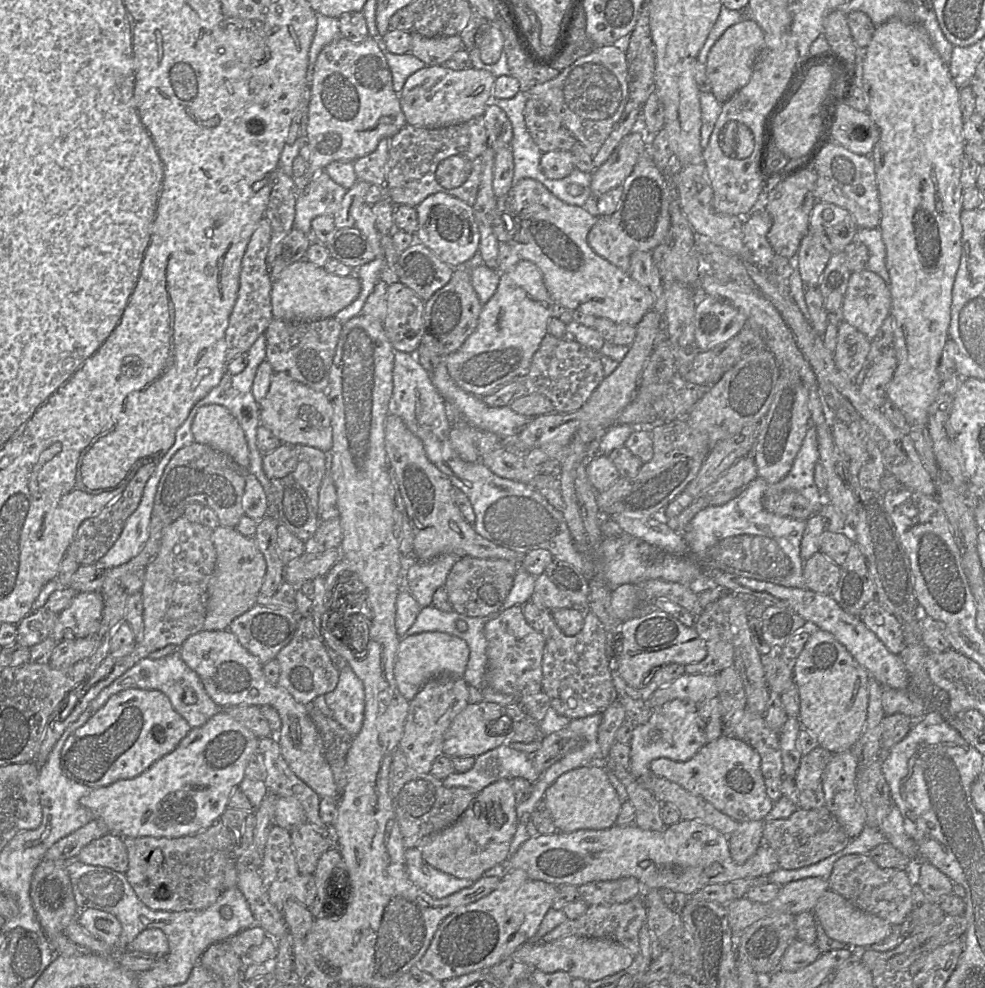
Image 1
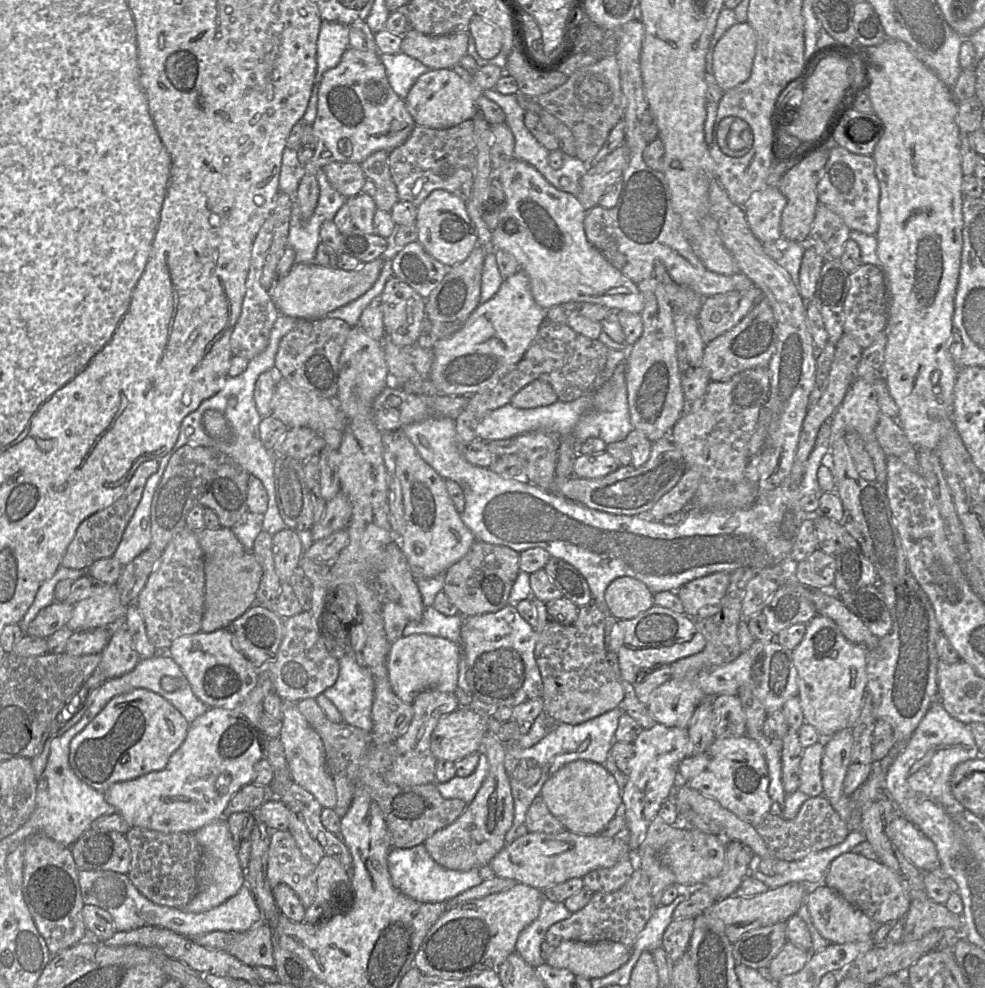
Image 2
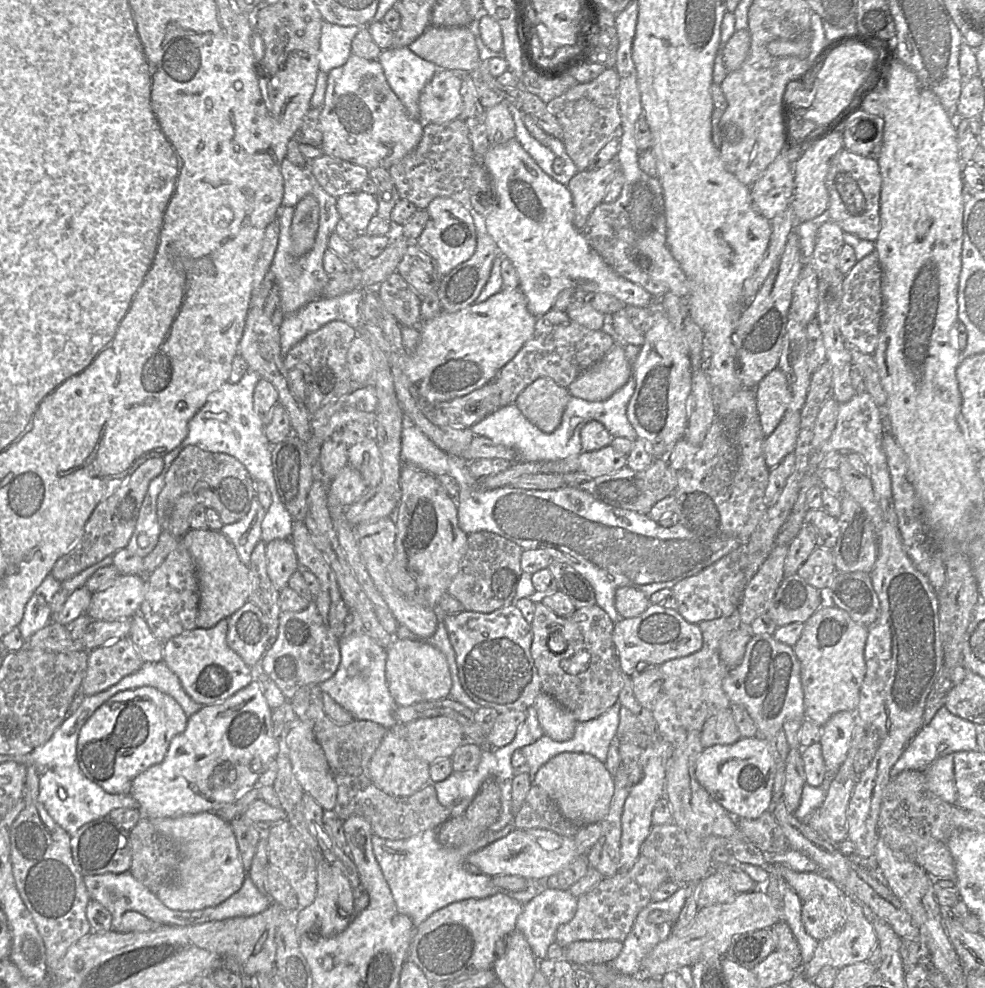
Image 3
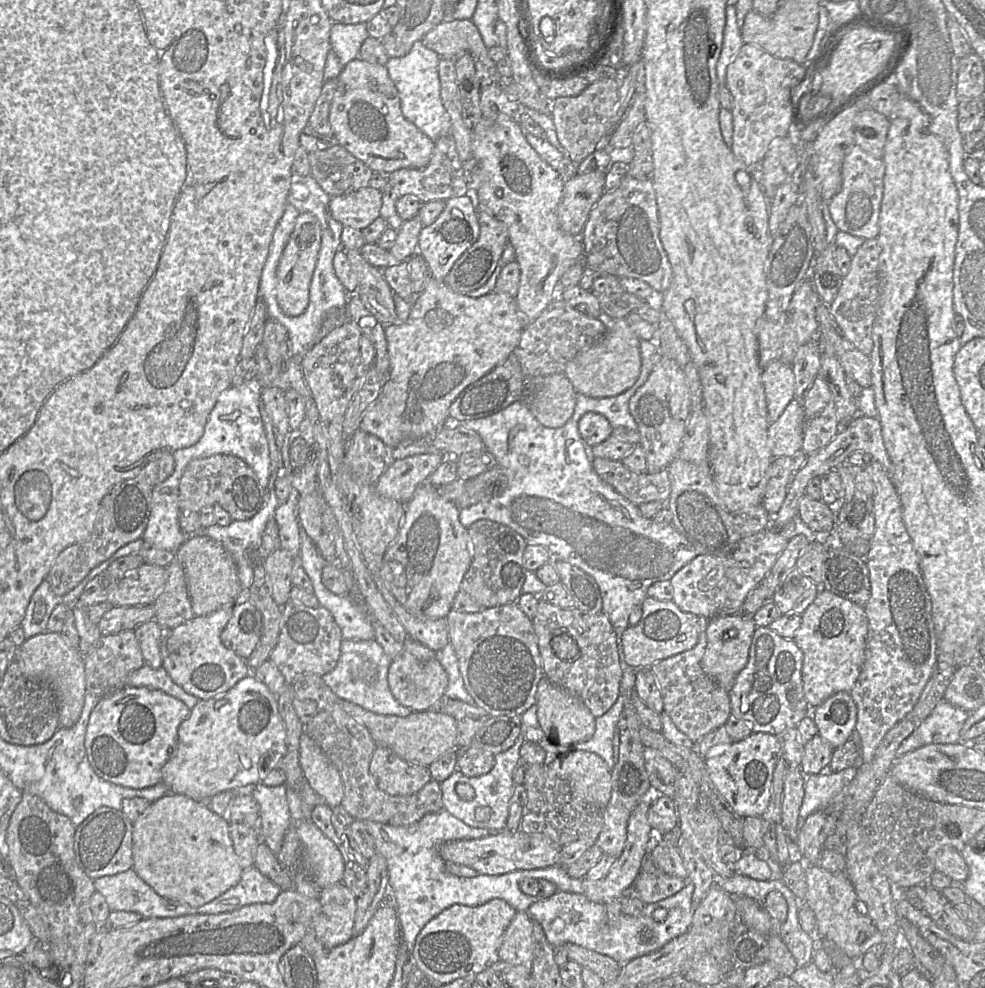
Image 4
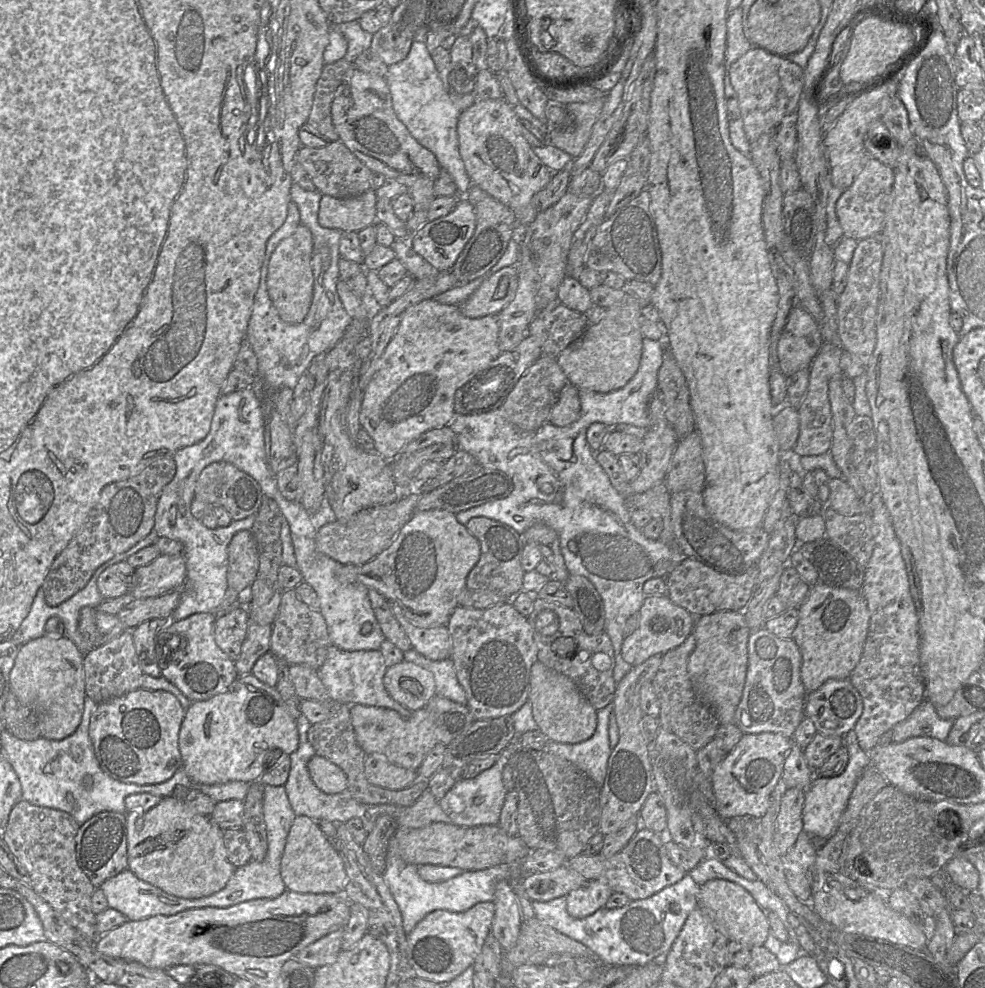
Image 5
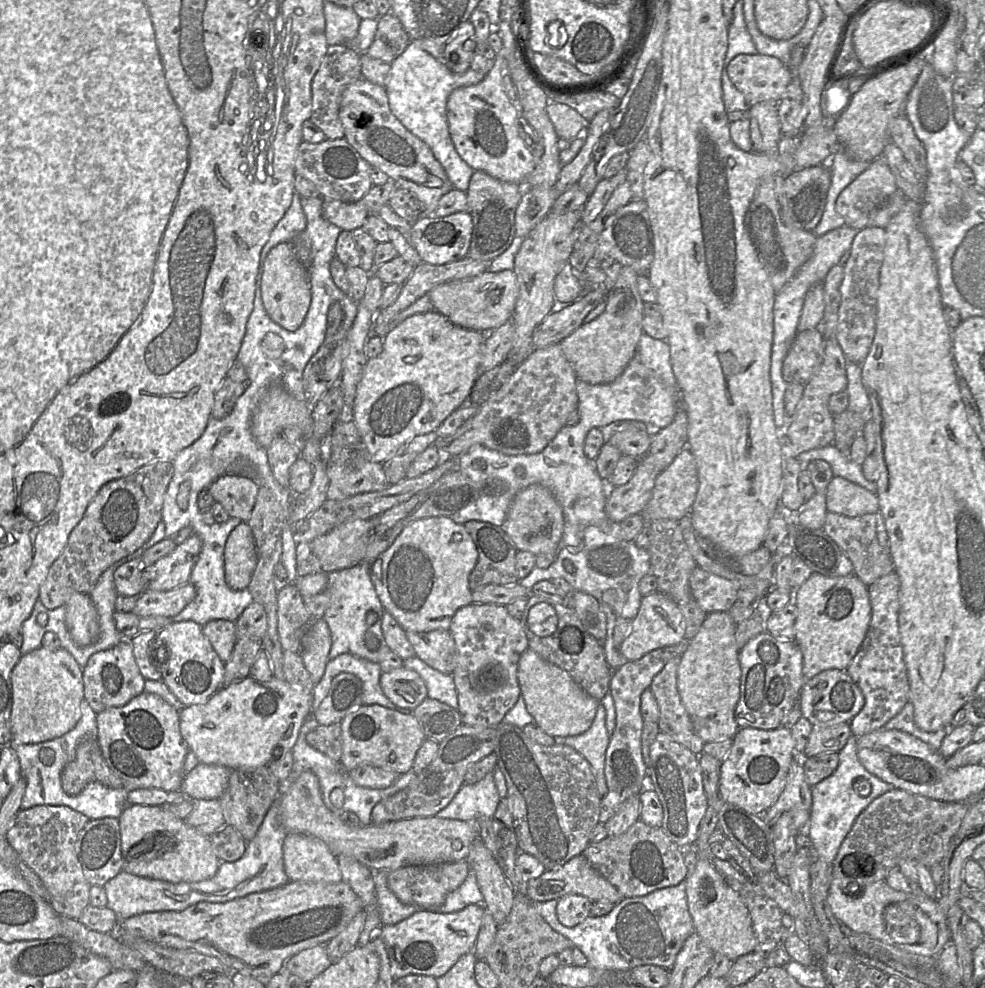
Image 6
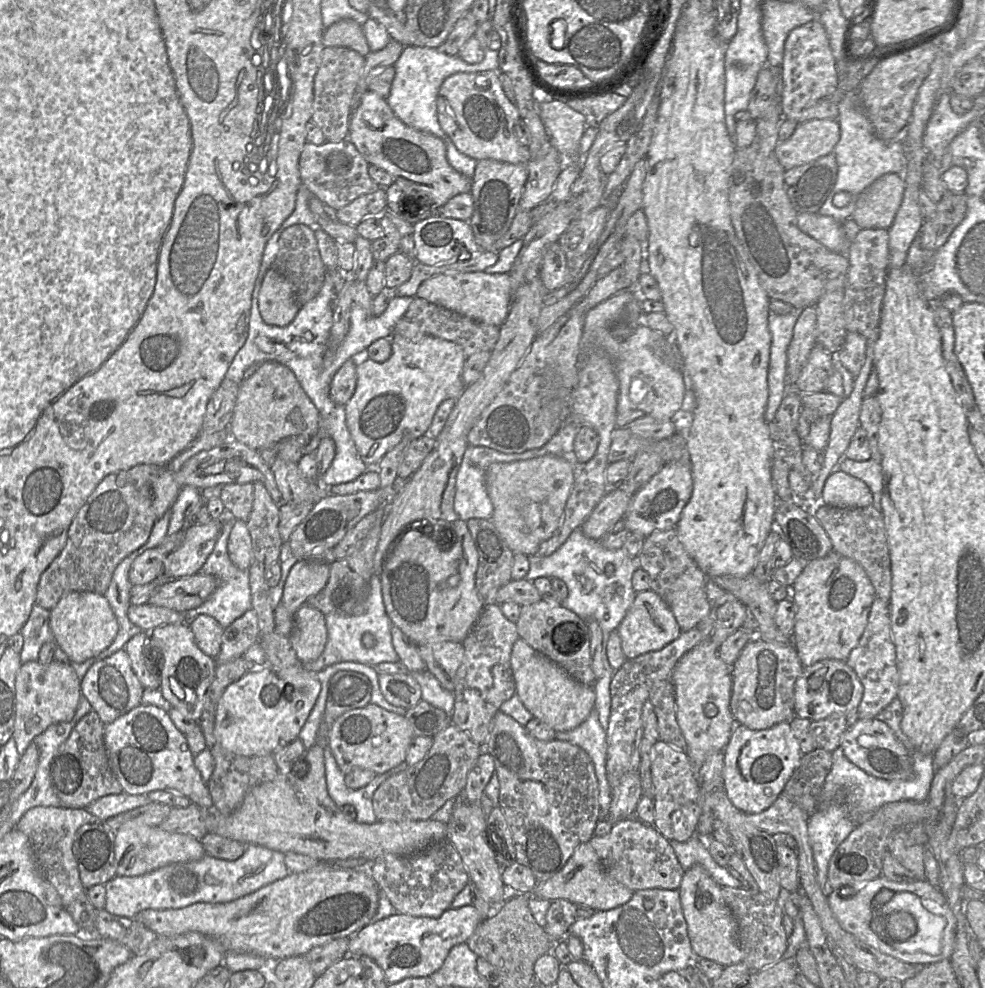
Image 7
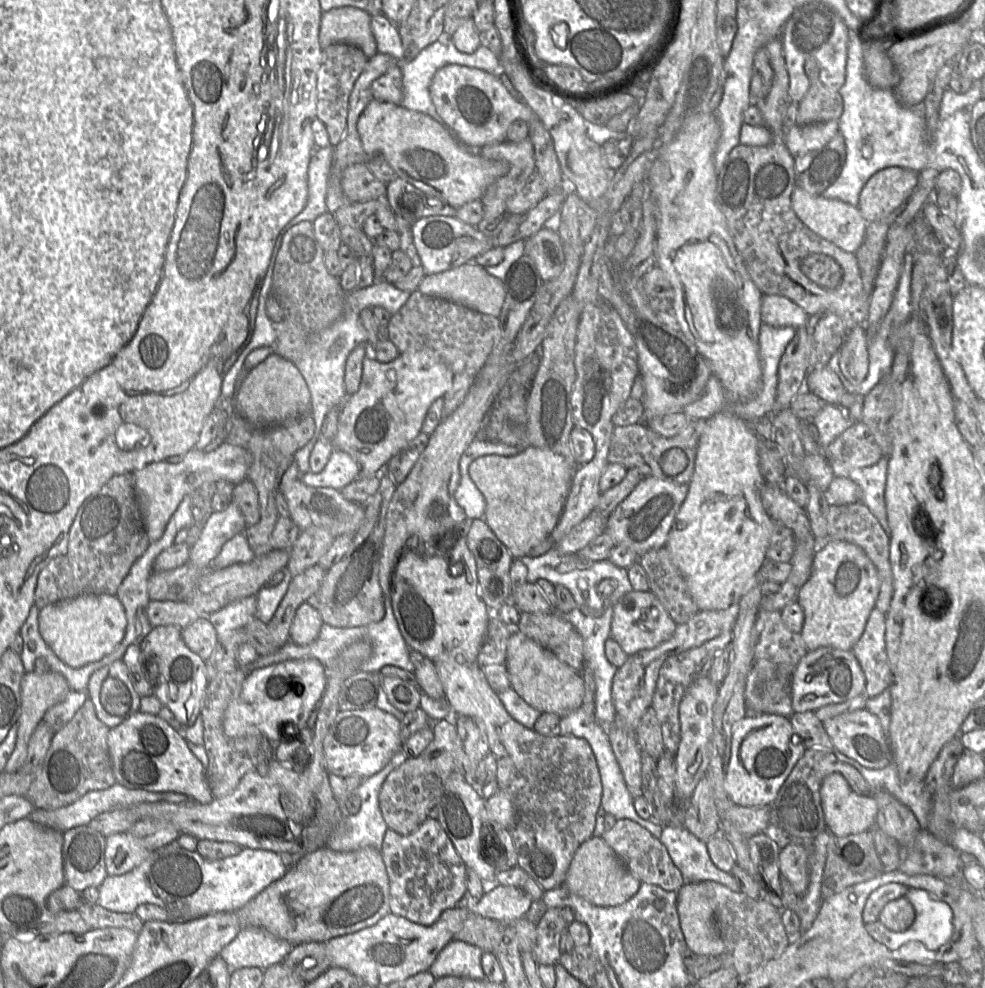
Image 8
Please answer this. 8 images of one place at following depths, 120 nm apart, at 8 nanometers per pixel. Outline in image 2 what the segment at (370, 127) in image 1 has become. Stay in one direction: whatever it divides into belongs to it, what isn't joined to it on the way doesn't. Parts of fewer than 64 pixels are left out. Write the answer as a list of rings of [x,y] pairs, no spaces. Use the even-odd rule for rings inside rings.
[[[347,48],[337,66],[327,70],[320,81],[318,89],[317,115],[312,124],[313,134],[317,146],[313,156],[304,165],[305,174],[299,182],[296,199],[299,204],[301,219],[307,221],[314,213],[319,197],[319,186],[316,179],[317,172],[331,162],[361,164],[372,153],[384,150],[390,152],[403,144],[416,126],[411,114],[408,112],[405,101],[392,89],[384,65],[378,51],[358,50]],[[346,138],[352,144],[351,155],[341,154],[338,148],[340,139]]]

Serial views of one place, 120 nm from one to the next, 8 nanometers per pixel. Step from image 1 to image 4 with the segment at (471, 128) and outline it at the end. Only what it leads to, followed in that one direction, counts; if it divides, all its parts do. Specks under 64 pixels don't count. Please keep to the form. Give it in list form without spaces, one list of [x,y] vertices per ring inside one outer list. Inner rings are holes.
[[[451,135],[440,137],[434,142],[434,150],[427,166],[394,171],[387,175],[387,182],[399,197],[414,195],[422,205],[433,200],[448,200],[466,196],[468,192],[462,165]]]

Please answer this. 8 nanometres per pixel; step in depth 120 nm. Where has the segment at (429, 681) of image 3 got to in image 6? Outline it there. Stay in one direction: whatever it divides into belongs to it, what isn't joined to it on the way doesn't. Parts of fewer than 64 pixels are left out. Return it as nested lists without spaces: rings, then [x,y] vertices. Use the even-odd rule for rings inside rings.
[[[404,666],[382,673],[380,686],[384,695],[395,705],[413,710],[427,697],[427,688],[418,673]]]

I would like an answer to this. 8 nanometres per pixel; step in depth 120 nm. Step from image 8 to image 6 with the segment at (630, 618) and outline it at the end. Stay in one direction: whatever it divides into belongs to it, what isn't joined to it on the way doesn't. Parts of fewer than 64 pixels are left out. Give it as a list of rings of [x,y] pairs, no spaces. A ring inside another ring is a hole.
[[[654,591],[641,598],[637,615],[631,628],[619,647],[620,654],[627,661],[636,661],[645,654],[665,646],[672,646],[685,639],[685,621],[678,605],[667,595]]]

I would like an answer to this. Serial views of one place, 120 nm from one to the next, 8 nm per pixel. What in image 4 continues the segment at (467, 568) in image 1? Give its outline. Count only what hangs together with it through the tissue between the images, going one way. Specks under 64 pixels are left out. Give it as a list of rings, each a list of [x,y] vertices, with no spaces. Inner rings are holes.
[[[481,519],[468,528],[473,556],[460,585],[460,591],[472,597],[483,609],[516,602],[522,594],[527,569],[523,554],[527,545],[516,531],[503,524]]]

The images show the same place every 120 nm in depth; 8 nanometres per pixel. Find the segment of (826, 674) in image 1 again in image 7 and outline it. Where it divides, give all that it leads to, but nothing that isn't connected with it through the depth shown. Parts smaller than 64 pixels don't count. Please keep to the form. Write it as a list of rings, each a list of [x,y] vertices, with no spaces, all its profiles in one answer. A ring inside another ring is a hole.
[[[835,551],[807,564],[793,585],[793,602],[796,605],[793,645],[803,667],[827,659],[846,662],[850,652],[858,645],[868,623],[871,606],[876,599],[875,589],[865,570],[856,561]]]

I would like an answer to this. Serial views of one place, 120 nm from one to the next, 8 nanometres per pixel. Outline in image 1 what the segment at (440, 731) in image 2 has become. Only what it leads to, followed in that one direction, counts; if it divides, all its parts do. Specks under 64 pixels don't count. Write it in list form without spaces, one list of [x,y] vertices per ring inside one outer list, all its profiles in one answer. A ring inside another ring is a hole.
[[[494,702],[468,704],[451,722],[443,736],[443,755],[449,758],[477,757],[505,743],[505,734],[510,731],[511,719],[505,707]]]

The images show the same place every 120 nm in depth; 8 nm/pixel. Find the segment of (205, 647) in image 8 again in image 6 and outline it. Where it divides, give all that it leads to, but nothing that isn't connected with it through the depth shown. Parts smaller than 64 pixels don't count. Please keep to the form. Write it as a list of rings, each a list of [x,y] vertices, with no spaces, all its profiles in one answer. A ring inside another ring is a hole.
[[[211,620],[202,626],[202,632],[219,658],[228,661],[237,642],[235,622]]]

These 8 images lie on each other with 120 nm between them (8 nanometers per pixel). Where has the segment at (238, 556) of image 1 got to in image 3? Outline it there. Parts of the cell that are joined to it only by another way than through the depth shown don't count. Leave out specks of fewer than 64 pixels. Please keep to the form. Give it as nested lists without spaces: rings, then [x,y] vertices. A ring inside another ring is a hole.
[[[190,528],[181,538],[181,544],[194,561],[199,584],[196,626],[209,629],[248,602],[251,586],[249,568],[240,561],[234,545],[220,531]]]

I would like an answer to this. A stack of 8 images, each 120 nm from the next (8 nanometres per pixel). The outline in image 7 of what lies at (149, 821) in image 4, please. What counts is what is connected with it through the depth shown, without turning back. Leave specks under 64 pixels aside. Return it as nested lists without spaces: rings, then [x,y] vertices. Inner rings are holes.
[[[128,821],[115,835],[114,853],[118,876],[140,876],[173,863],[198,861],[206,855],[200,840],[187,834],[171,833],[159,826]]]

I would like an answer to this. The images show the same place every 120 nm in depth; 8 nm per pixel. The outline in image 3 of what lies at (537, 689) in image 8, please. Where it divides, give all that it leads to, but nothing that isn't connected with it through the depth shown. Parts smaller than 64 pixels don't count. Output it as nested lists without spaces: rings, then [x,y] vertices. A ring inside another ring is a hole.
[[[541,691],[536,697],[533,707],[546,736],[559,742],[573,737],[578,722],[552,696]]]

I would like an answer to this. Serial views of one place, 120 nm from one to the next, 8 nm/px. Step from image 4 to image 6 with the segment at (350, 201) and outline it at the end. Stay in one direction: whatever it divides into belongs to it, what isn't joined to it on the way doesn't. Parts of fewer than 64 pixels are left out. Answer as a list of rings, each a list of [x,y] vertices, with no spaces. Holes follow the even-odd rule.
[[[331,199],[323,200],[323,217],[338,226],[342,231],[355,232],[362,229],[371,215],[362,199],[353,203],[344,203]]]

